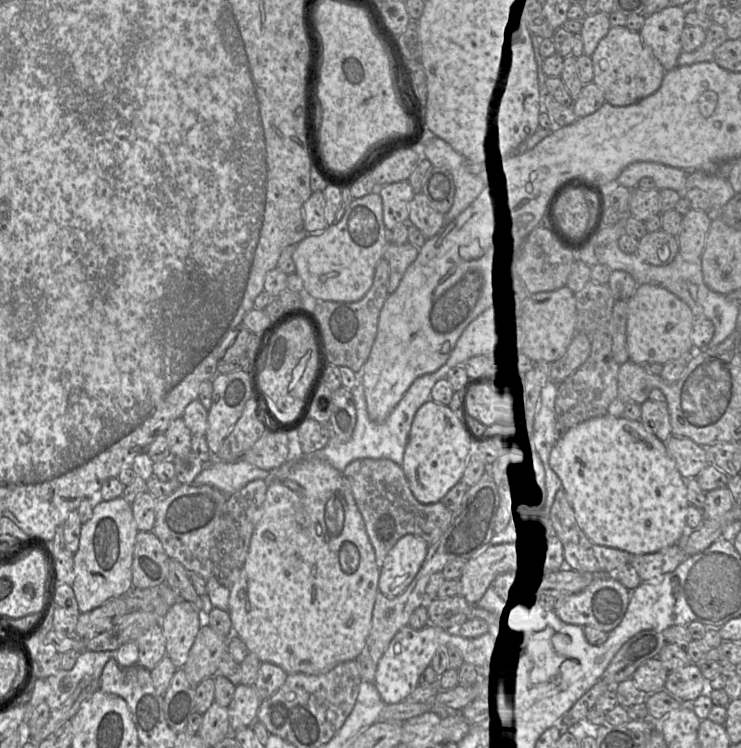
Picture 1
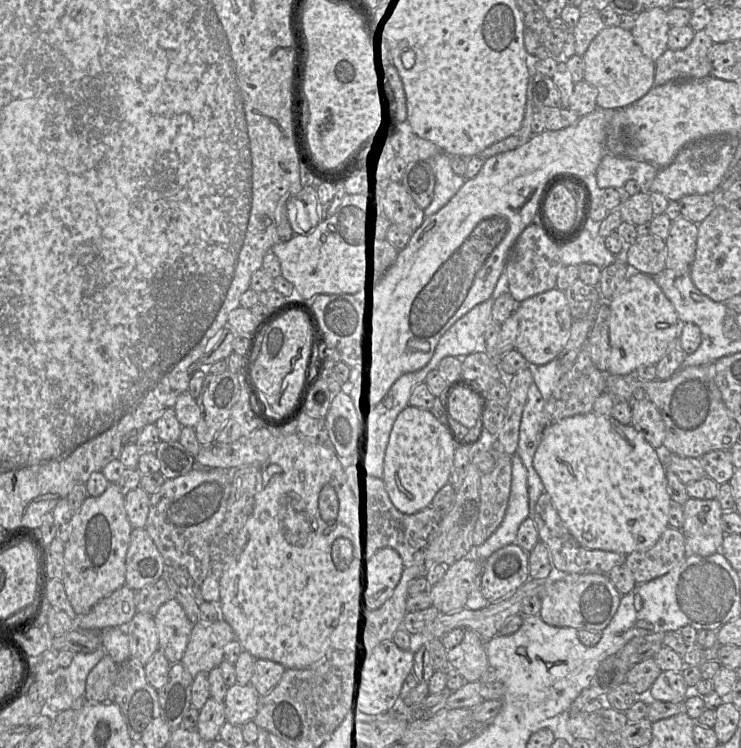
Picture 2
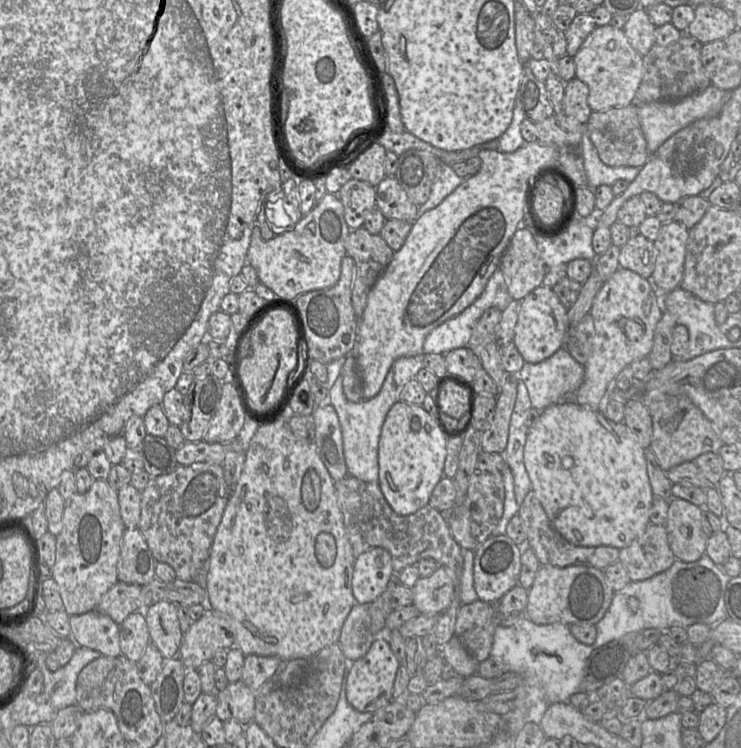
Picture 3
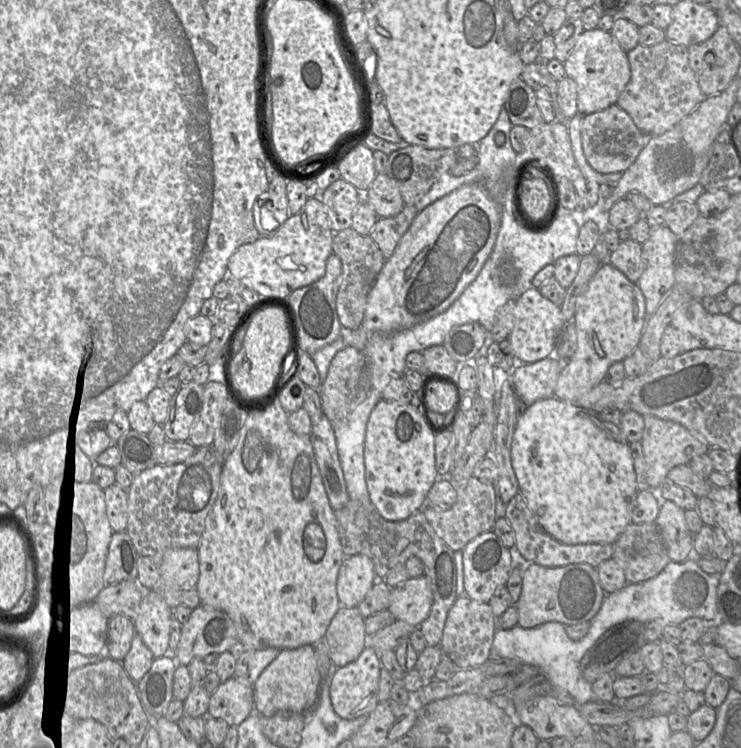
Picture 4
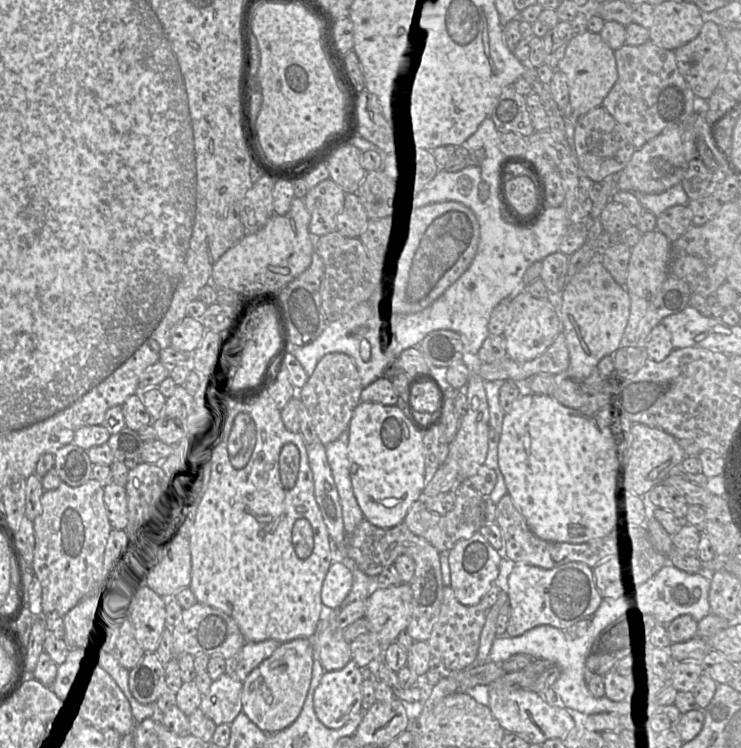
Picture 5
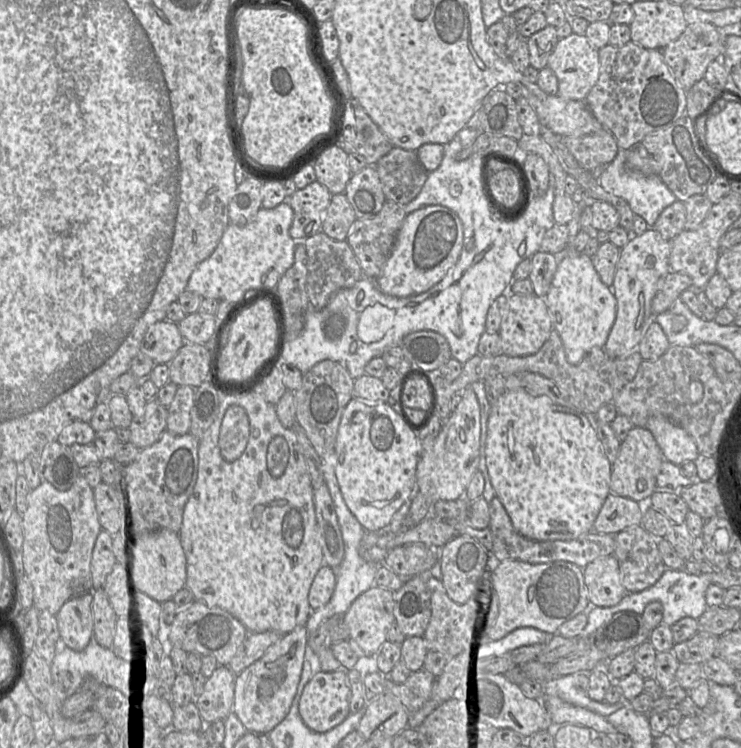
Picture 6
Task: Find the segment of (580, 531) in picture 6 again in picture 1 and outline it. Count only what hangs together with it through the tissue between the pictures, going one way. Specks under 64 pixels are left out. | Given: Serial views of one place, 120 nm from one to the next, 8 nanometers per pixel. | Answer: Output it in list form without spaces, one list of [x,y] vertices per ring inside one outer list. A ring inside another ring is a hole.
[[[605,415],[579,423],[561,434],[549,454],[548,465],[561,480],[565,497],[573,508],[579,527],[588,539],[596,545],[620,549],[631,555],[647,554],[676,544],[687,530],[686,516],[690,503],[687,498],[685,478],[680,474],[674,460],[667,453],[664,443],[647,431],[639,421]]]

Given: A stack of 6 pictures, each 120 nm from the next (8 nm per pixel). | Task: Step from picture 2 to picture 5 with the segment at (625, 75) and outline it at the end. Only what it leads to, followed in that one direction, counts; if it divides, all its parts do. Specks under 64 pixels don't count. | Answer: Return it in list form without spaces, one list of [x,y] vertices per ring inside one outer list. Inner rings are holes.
[[[589,31],[573,36],[556,70],[566,76],[573,118],[600,107],[618,79],[614,50],[606,45],[598,33]]]

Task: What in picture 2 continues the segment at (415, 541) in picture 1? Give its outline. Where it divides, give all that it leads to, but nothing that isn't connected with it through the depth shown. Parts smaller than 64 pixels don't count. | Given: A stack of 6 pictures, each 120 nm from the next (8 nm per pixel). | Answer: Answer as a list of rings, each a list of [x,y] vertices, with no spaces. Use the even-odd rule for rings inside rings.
[[[390,547],[380,549],[367,564],[366,593],[369,601],[384,602],[394,593],[404,564],[399,553]]]

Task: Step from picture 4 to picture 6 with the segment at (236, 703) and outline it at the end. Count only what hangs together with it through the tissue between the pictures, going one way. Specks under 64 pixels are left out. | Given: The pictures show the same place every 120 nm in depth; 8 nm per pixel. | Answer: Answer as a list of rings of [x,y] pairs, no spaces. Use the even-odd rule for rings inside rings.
[[[219,665],[206,680],[202,694],[193,701],[205,724],[224,720],[232,712],[235,677],[229,666]]]

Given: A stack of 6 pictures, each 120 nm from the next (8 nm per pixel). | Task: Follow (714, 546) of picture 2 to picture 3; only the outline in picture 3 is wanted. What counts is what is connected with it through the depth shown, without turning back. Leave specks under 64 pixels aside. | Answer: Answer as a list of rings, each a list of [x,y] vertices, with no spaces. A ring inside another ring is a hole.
[[[681,498],[670,499],[665,527],[677,560],[694,562],[704,555],[709,536],[702,528],[701,508]]]

